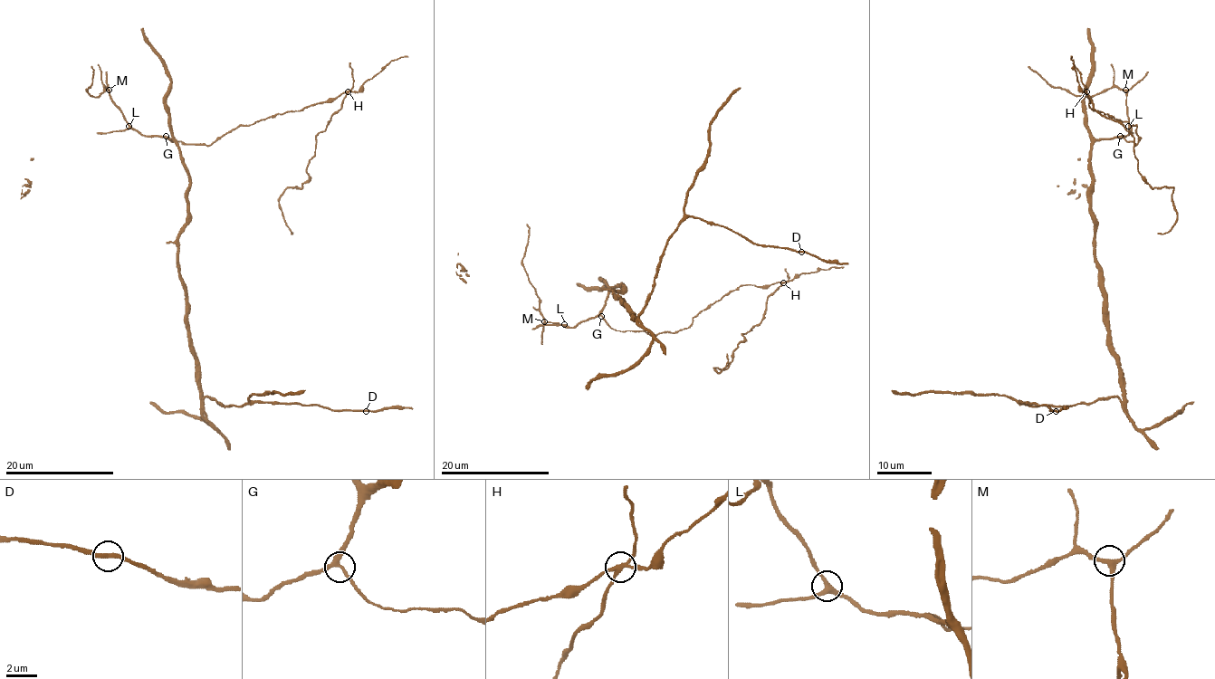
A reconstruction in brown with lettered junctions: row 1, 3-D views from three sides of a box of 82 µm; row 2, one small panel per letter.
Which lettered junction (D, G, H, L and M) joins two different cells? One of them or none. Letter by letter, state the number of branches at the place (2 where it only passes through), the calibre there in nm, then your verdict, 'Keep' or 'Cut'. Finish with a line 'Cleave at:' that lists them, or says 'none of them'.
D: Branches: 2. Thickness 280 nm. Keep
G: Branches: 3. Thickness 240 nm. Keep
H: Branches: 4. Thickness 240 nm. Cut
L: Branches: 3. Thickness 320 nm. Keep
M: Branches: 3. Thickness 240 nm. Keep
Cleave at: H

